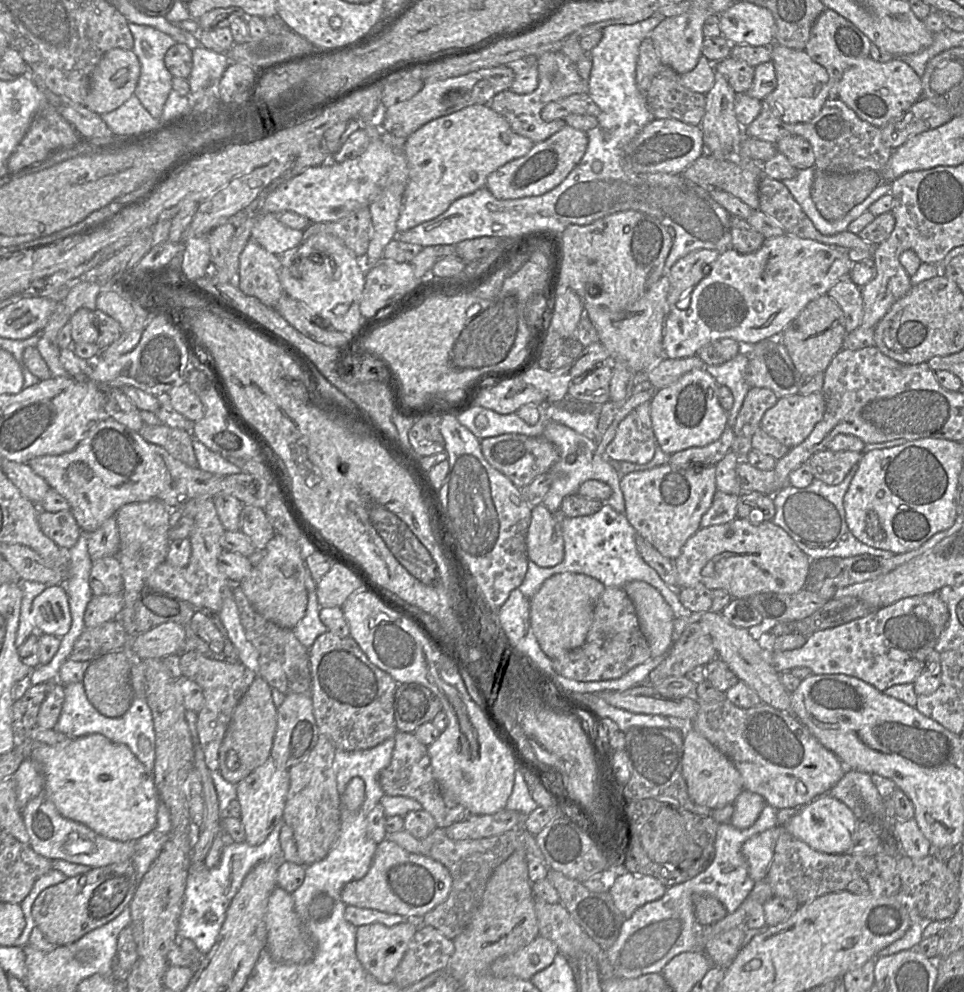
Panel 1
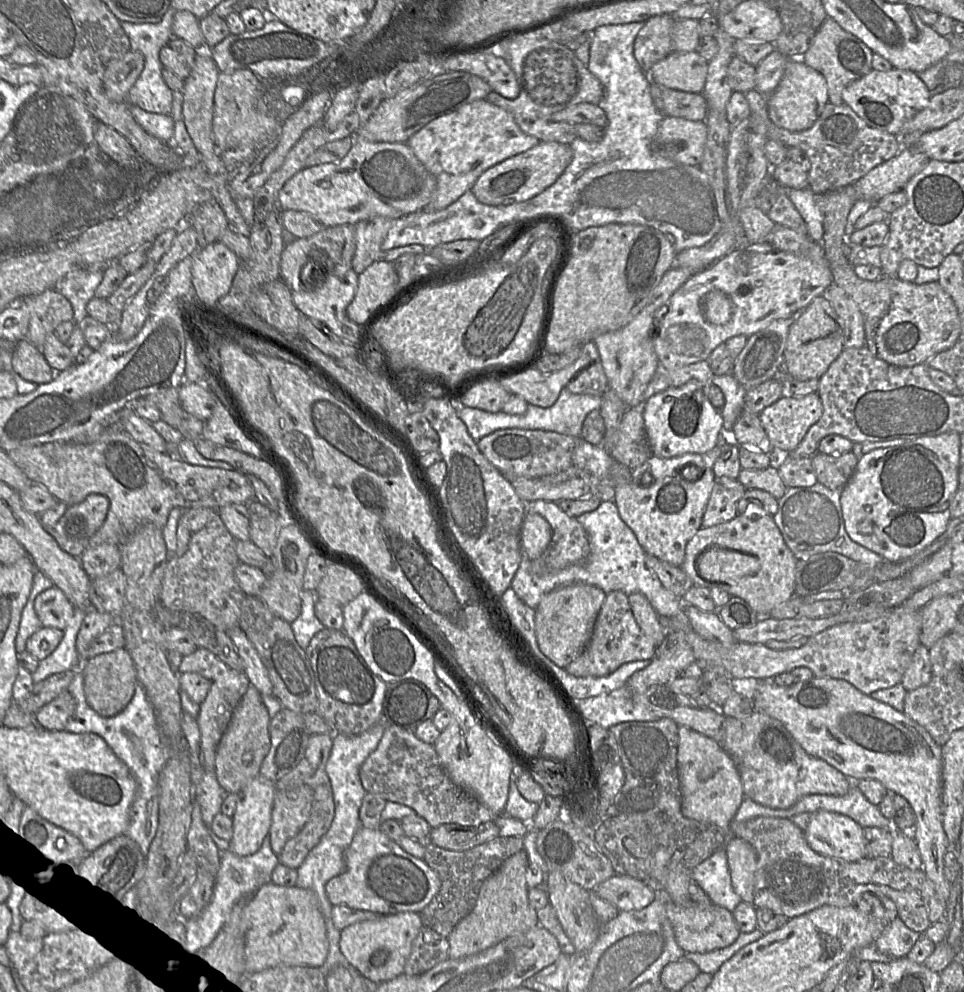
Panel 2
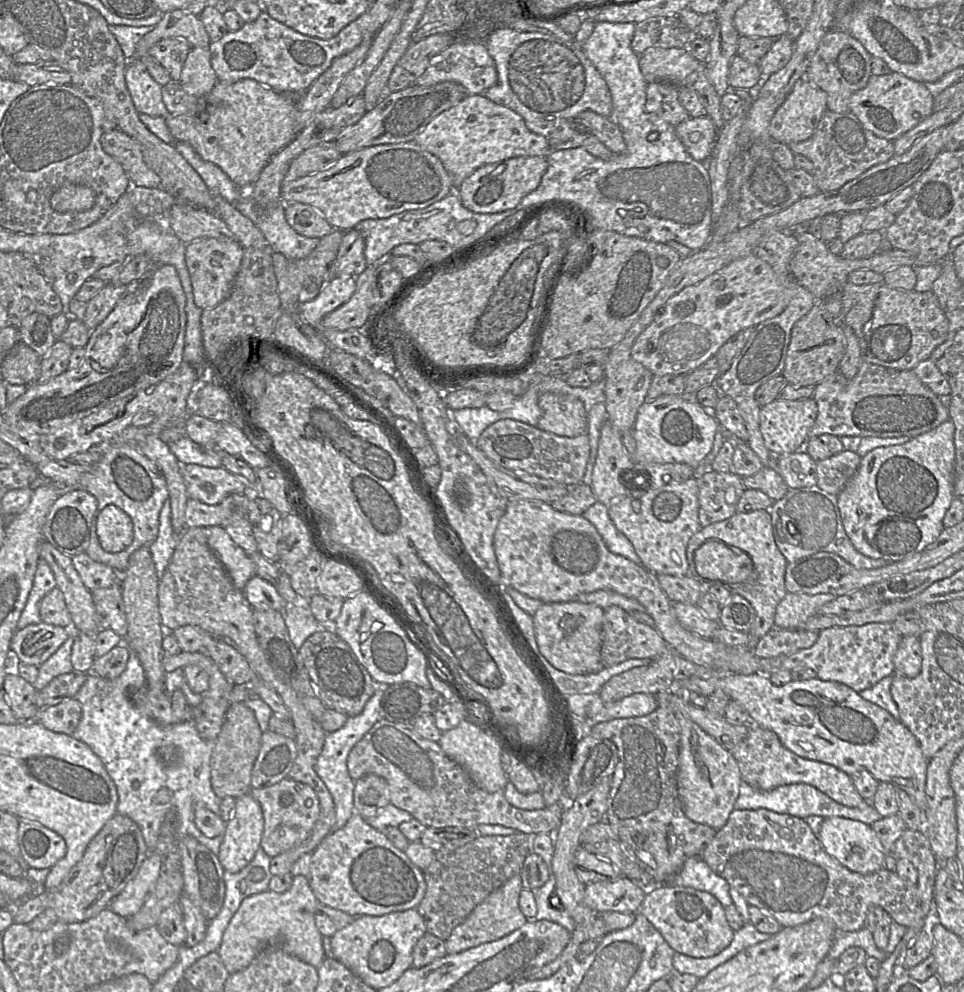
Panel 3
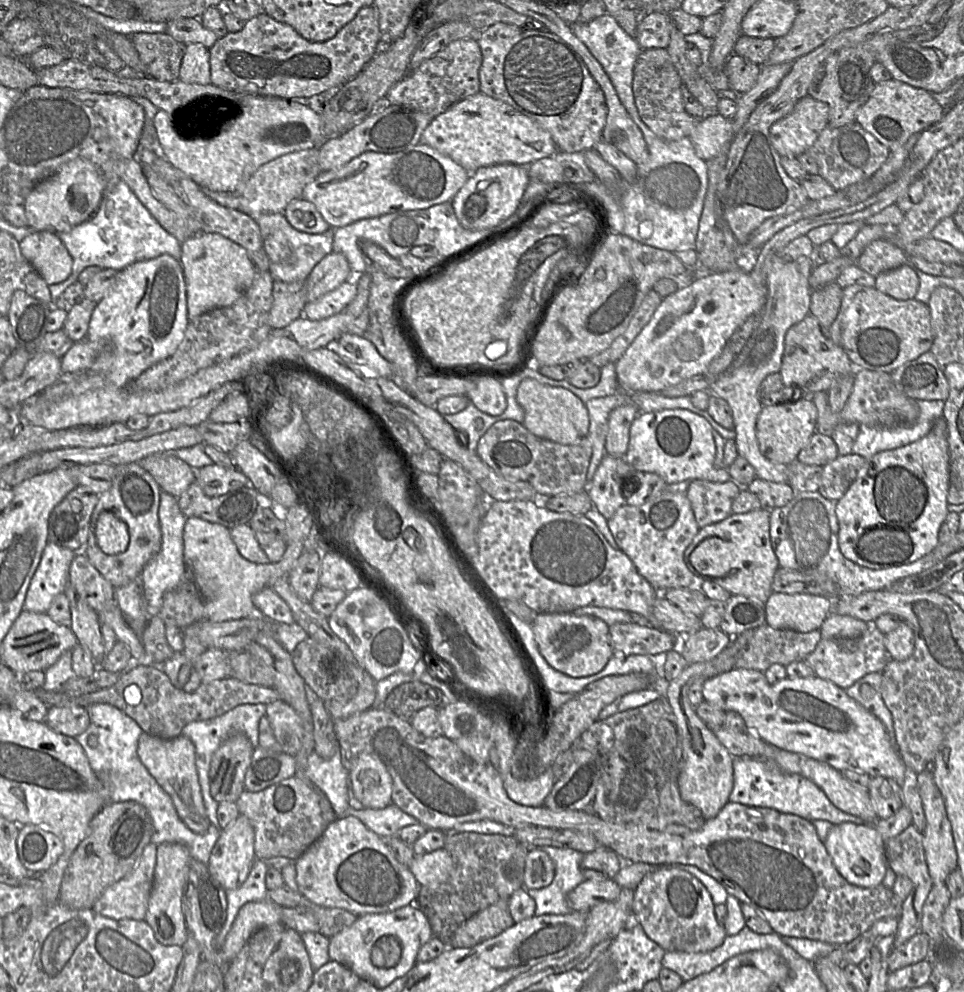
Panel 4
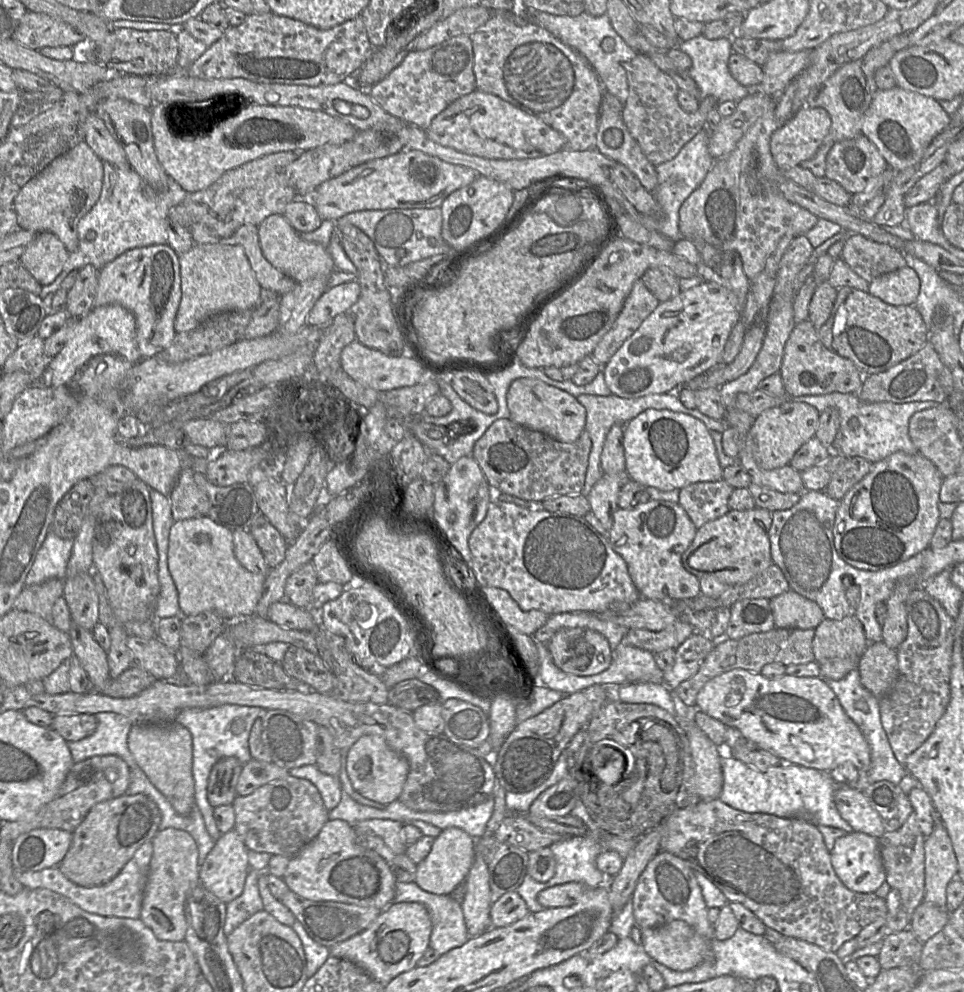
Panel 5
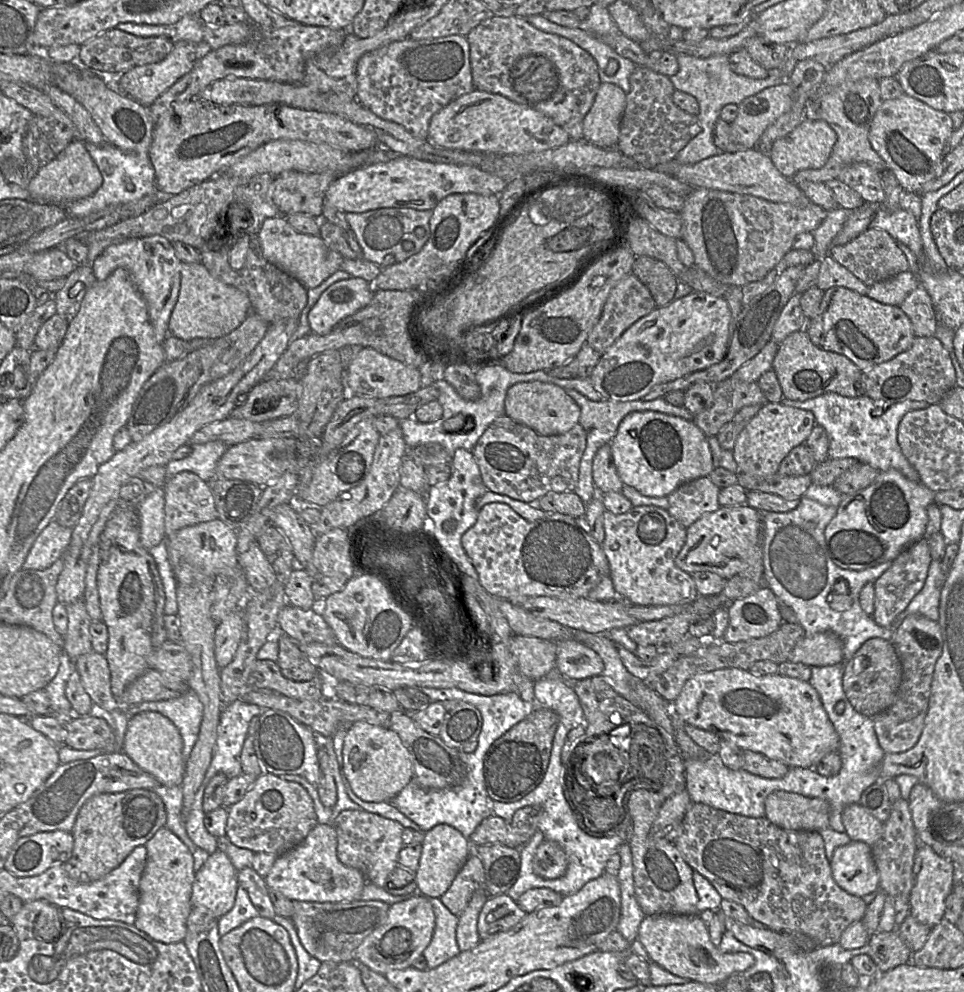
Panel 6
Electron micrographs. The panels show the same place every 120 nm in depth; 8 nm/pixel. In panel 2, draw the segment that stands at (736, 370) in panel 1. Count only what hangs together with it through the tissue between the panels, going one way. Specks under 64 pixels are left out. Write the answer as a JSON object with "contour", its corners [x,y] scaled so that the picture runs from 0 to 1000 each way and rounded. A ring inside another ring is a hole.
{"contour":[[[759,376],[749,379],[740,378],[738,385],[746,390],[751,397],[752,405],[747,415],[750,419],[750,434],[757,440],[762,425],[772,412],[775,393],[762,382]]]}

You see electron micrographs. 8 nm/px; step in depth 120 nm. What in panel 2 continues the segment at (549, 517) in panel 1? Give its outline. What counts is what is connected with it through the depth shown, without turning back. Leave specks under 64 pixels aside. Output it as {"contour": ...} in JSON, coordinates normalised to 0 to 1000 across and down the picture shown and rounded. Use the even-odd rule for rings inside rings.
{"contour":[[[546,517],[540,532],[541,557],[549,565],[560,561],[568,552],[573,533],[567,524],[558,517]]]}

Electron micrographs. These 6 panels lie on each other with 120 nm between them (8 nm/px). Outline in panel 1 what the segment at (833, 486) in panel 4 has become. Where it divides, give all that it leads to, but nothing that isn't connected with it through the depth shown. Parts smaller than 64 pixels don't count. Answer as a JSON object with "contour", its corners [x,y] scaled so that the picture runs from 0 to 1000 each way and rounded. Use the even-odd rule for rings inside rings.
{"contour":[[[856,453],[844,458],[838,468],[845,483],[858,489],[871,488],[883,472],[891,467],[894,456],[862,455]]]}

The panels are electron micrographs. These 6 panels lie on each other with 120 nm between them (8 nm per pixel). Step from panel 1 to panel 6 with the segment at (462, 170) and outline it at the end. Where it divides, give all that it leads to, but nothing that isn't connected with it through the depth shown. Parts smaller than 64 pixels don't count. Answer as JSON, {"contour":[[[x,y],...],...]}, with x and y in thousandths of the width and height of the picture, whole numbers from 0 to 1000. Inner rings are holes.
{"contour":[[[495,90],[468,102],[447,118],[444,140],[453,147],[468,151],[518,156],[561,153],[592,141],[583,128],[563,114],[519,95]]]}

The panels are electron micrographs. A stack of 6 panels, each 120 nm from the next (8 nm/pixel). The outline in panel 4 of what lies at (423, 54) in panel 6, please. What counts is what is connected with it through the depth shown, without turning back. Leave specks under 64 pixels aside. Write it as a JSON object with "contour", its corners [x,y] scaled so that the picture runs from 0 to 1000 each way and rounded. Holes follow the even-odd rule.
{"contour":[[[495,36],[470,41],[432,70],[423,72],[404,90],[399,101],[404,105],[419,106],[452,118],[474,102],[498,92],[499,64],[500,53]]]}

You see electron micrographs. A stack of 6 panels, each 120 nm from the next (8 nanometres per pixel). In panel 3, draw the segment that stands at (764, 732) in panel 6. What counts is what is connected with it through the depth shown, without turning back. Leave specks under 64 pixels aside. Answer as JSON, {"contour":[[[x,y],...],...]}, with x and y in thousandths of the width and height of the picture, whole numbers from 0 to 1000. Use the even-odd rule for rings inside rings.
{"contour":[[[752,679],[737,683],[717,682],[705,689],[705,700],[723,698],[734,703],[749,697],[757,707],[768,710],[776,719],[780,729],[803,738],[810,749],[826,761],[866,772],[880,781],[890,777],[900,777],[912,788],[920,788],[932,796],[938,796],[959,820],[962,811],[961,778],[964,770],[949,742],[932,725],[914,713],[896,706],[887,696],[866,686],[843,683],[820,686],[811,692],[800,689],[793,679]]]}

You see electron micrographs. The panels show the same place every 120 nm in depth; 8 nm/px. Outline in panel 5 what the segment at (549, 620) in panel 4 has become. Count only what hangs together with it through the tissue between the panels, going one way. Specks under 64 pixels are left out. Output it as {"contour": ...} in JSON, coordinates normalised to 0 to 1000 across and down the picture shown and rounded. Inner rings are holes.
{"contour":[[[584,633],[566,651],[576,671],[587,679],[615,681],[629,675],[634,668],[631,645],[610,633]]]}

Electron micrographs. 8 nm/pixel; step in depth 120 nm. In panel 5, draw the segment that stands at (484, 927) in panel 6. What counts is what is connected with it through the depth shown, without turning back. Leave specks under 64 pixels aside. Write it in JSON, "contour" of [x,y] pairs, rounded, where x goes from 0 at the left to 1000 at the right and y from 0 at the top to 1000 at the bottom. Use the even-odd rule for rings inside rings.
{"contour":[[[536,898],[524,900],[508,914],[509,934],[528,933],[549,920],[545,907]]]}

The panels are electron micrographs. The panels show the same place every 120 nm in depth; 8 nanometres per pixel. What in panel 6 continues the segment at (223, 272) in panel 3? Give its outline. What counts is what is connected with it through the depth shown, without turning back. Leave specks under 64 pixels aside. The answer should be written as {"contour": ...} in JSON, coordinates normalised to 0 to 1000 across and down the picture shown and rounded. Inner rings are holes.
{"contour":[[[207,263],[188,264],[187,290],[174,323],[175,337],[192,344],[224,342],[244,332],[259,315],[260,305],[255,295],[221,279]]]}

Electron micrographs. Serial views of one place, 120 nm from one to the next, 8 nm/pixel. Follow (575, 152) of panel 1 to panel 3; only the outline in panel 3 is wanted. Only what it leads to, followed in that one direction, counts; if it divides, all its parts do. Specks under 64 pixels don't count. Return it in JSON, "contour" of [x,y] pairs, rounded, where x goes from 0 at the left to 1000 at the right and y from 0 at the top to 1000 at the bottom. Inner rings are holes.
{"contour":[[[534,158],[497,168],[481,180],[474,192],[479,207],[492,215],[512,216],[536,208],[540,201],[560,185],[568,168],[567,158]]]}

